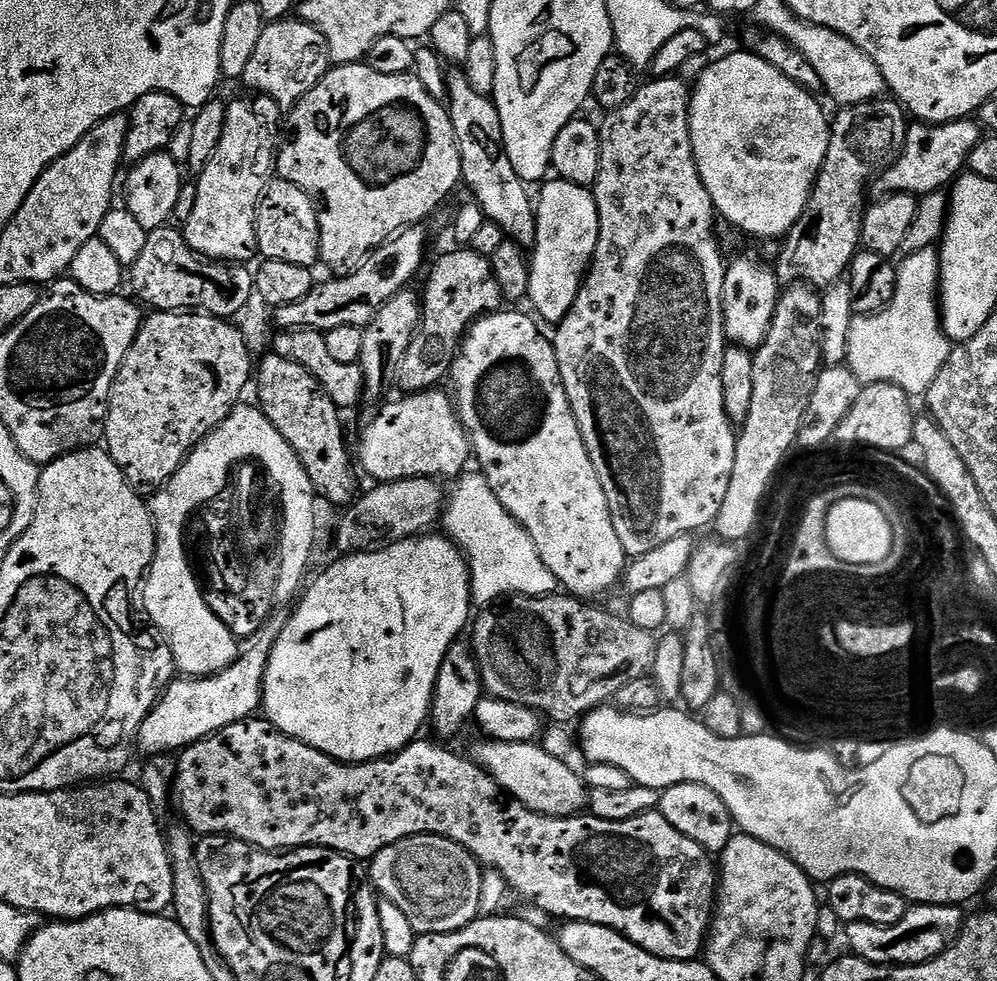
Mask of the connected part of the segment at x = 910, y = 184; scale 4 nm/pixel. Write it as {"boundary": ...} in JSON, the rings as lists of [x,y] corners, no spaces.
{"boundary":[[[972,118],[945,124],[909,123],[900,157],[875,181],[877,193],[906,192],[921,198],[928,193],[947,189],[965,171],[970,150],[978,146],[981,135],[981,125]]]}

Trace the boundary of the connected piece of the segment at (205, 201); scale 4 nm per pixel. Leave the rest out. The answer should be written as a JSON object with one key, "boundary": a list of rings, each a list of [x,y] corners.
{"boundary":[[[248,94],[245,100],[236,100],[233,104],[229,103],[226,107],[226,122],[222,130],[222,142],[218,142],[218,150],[214,150],[214,158],[199,173],[200,181],[196,184],[196,197],[192,200],[192,209],[188,212],[188,221],[182,225],[184,240],[201,258],[207,258],[217,262],[231,262],[234,264],[244,264],[251,256],[257,255],[256,250],[256,208],[260,205],[261,198],[268,188],[269,182],[274,178],[274,165],[278,155],[278,139],[276,140],[275,128],[282,124],[282,109],[280,109],[272,99],[263,94]]]}

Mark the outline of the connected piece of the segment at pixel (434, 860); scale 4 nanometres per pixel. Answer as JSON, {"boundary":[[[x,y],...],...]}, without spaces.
{"boundary":[[[411,836],[383,848],[370,861],[372,887],[394,902],[422,936],[457,932],[480,916],[482,865],[458,842],[441,836]]]}

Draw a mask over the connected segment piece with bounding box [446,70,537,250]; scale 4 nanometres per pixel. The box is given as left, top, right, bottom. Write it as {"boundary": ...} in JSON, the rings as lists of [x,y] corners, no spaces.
{"boundary":[[[463,70],[449,71],[448,98],[446,107],[448,117],[454,126],[454,134],[458,142],[458,154],[462,162],[461,181],[473,192],[473,199],[482,209],[485,219],[497,224],[504,230],[505,237],[522,245],[525,250],[536,244],[537,224],[535,205],[530,198],[529,185],[525,184],[518,174],[514,174],[514,166],[510,166],[510,158],[504,149],[502,138],[502,118],[496,109],[496,101],[492,96],[483,96],[470,86],[470,78],[466,78]]]}

